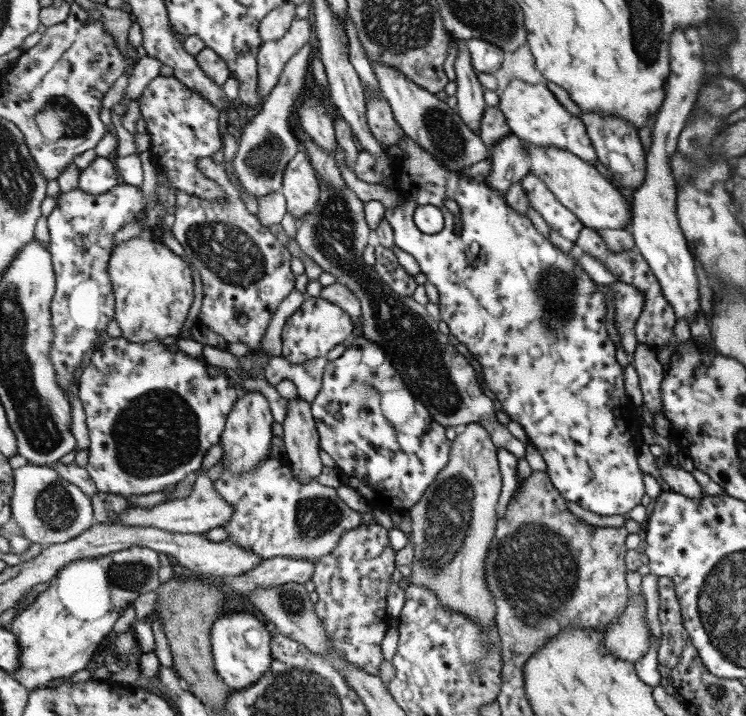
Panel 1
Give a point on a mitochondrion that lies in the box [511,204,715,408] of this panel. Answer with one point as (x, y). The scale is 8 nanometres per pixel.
(555, 289)

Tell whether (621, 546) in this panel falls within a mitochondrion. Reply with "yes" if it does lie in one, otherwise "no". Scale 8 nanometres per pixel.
no

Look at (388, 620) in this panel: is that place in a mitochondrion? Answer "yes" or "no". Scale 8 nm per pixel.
no

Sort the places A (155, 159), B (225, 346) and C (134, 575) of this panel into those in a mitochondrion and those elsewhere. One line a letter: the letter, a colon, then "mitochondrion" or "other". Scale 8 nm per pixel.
A: other
B: other
C: mitochondrion

